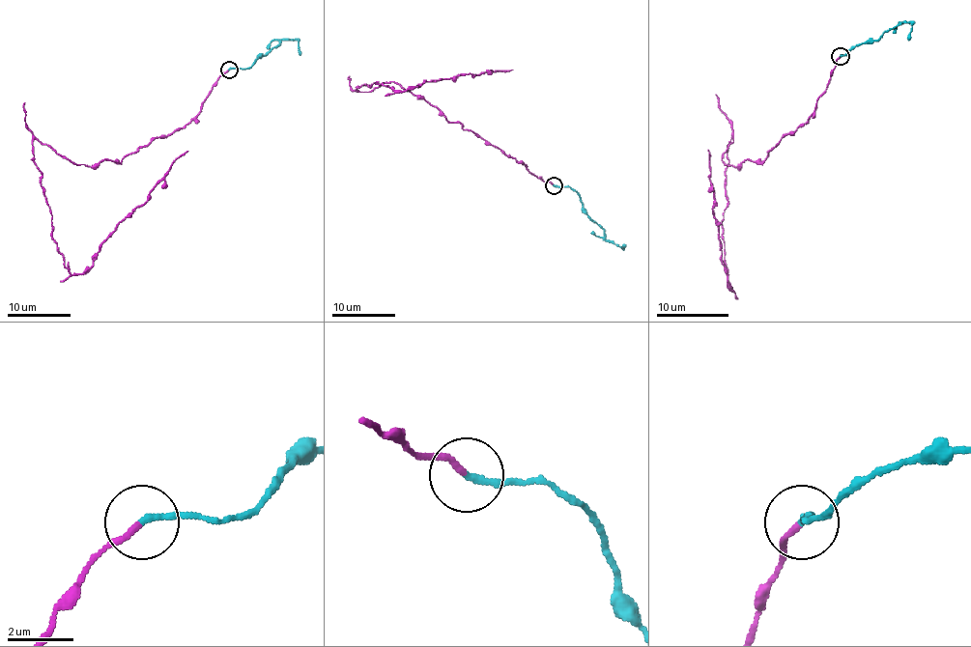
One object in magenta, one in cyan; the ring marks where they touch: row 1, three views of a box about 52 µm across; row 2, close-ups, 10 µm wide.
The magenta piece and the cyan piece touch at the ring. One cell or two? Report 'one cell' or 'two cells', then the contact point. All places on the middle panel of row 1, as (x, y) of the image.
two cells; at (554, 185)

